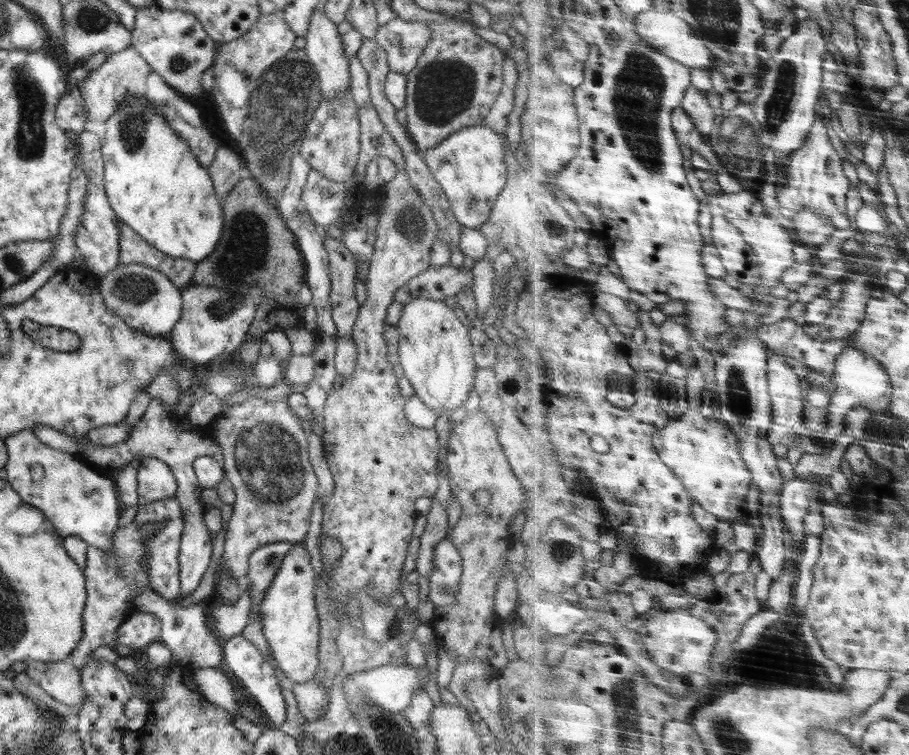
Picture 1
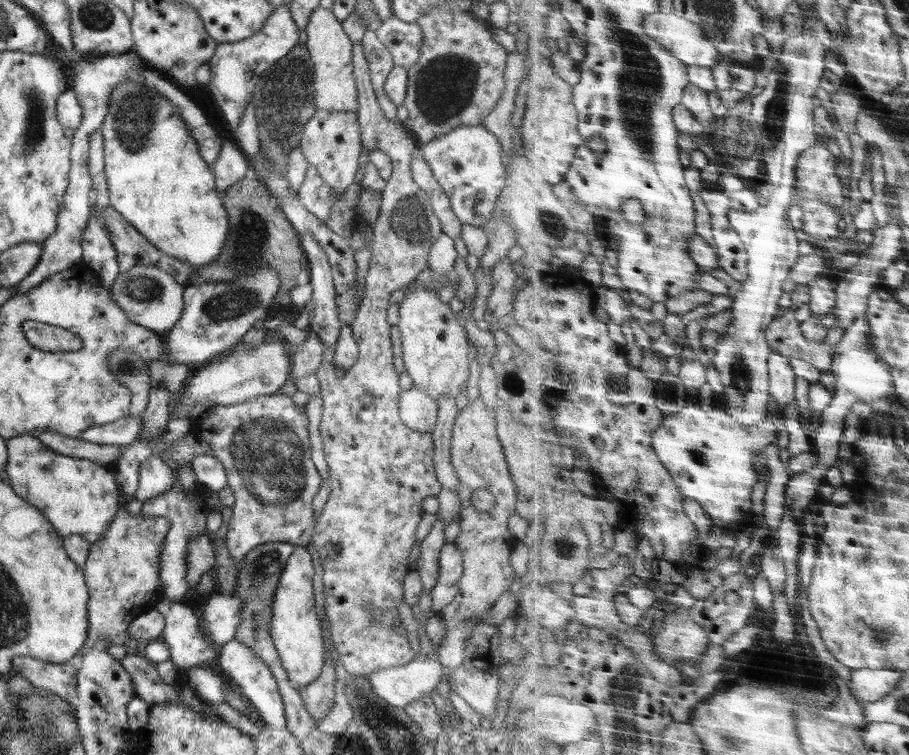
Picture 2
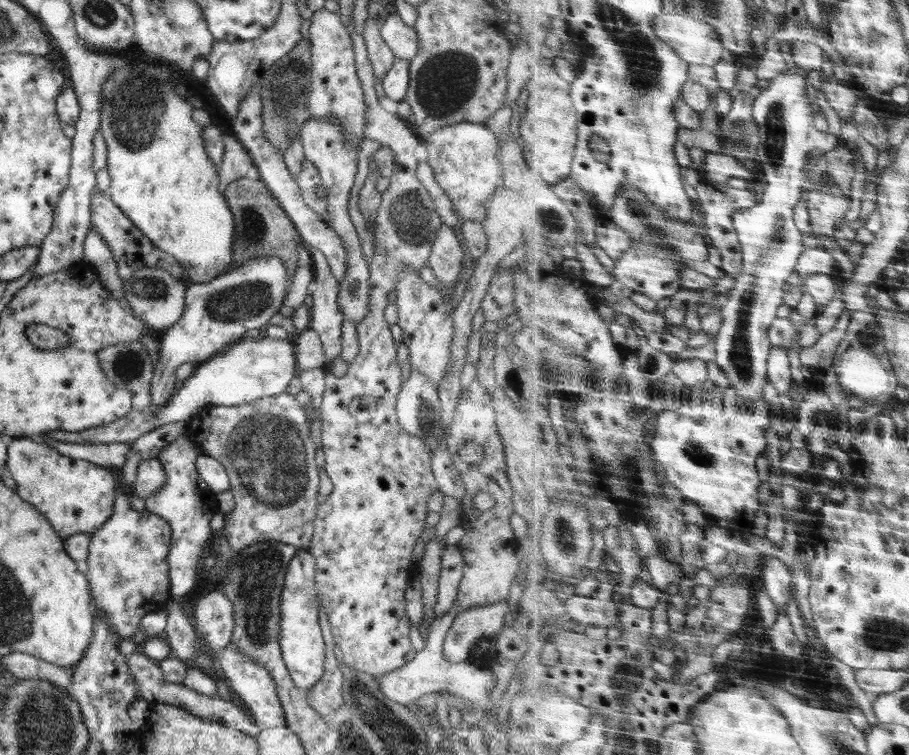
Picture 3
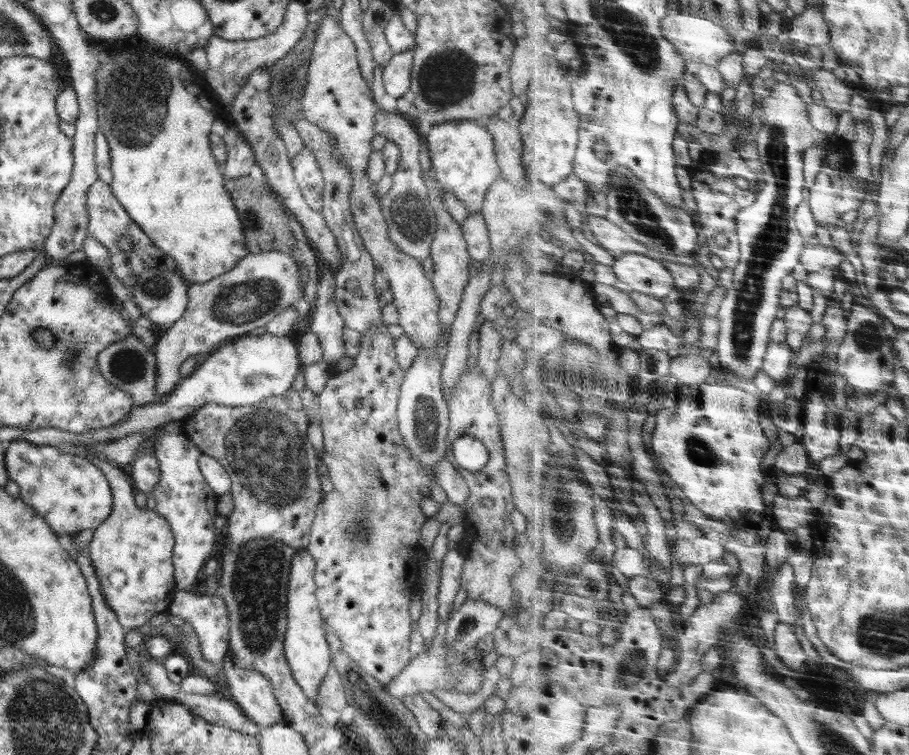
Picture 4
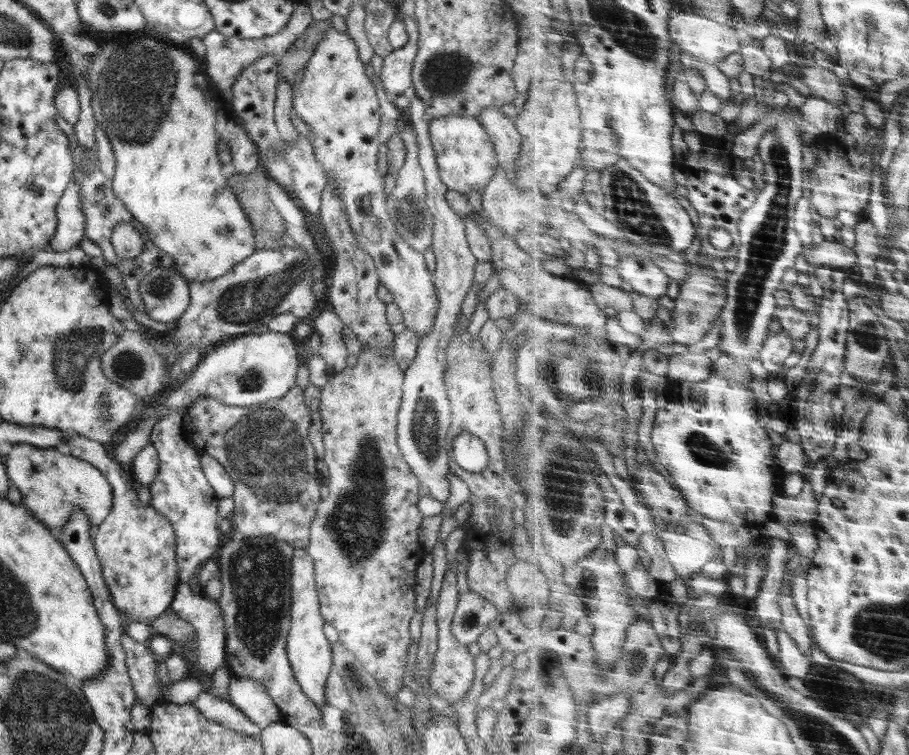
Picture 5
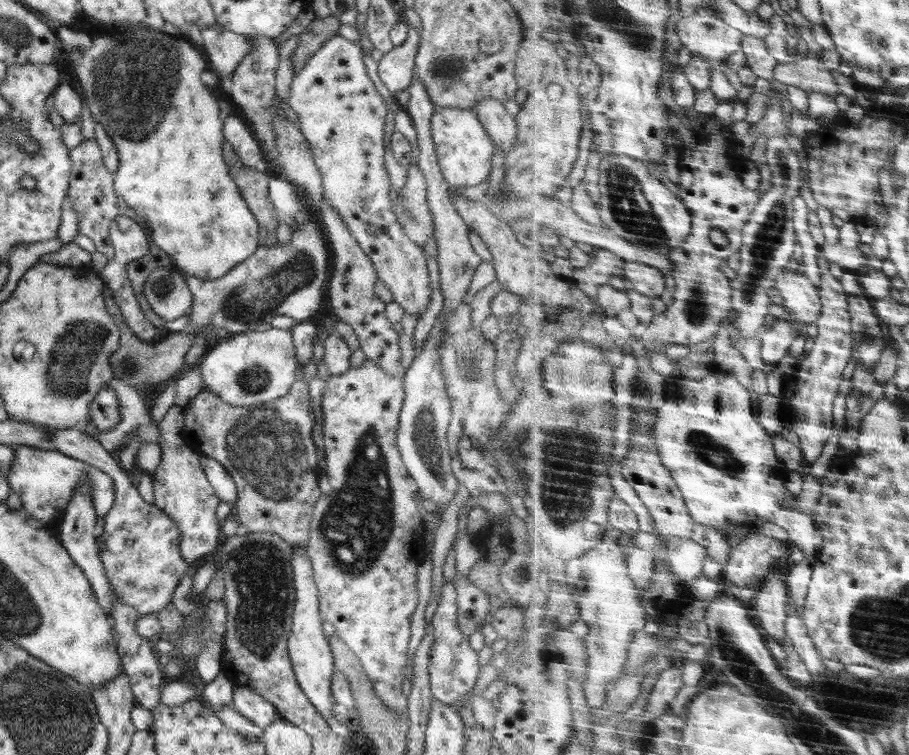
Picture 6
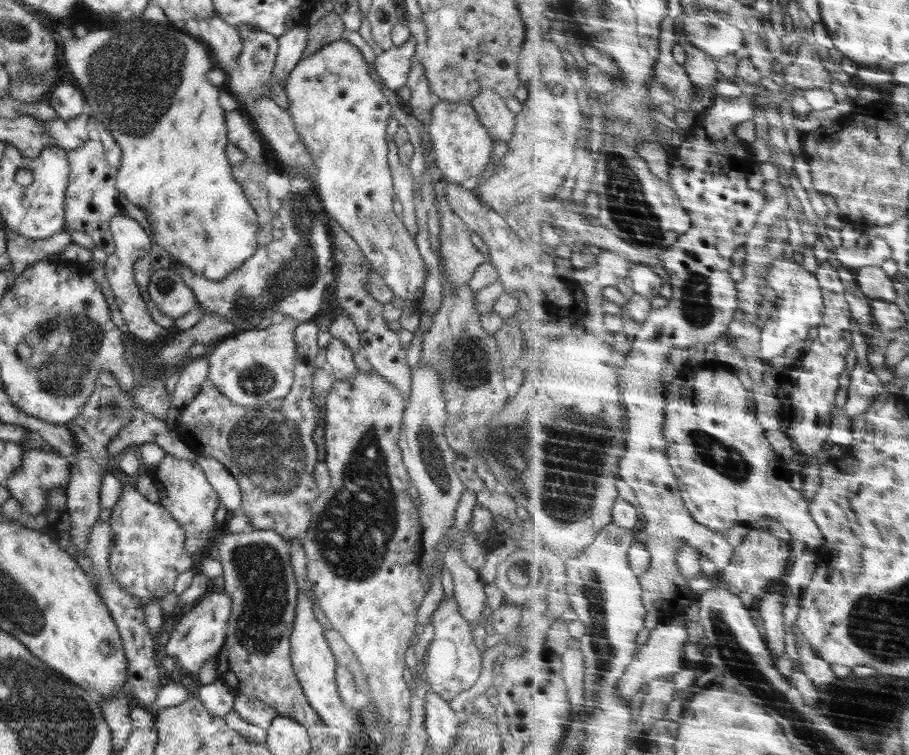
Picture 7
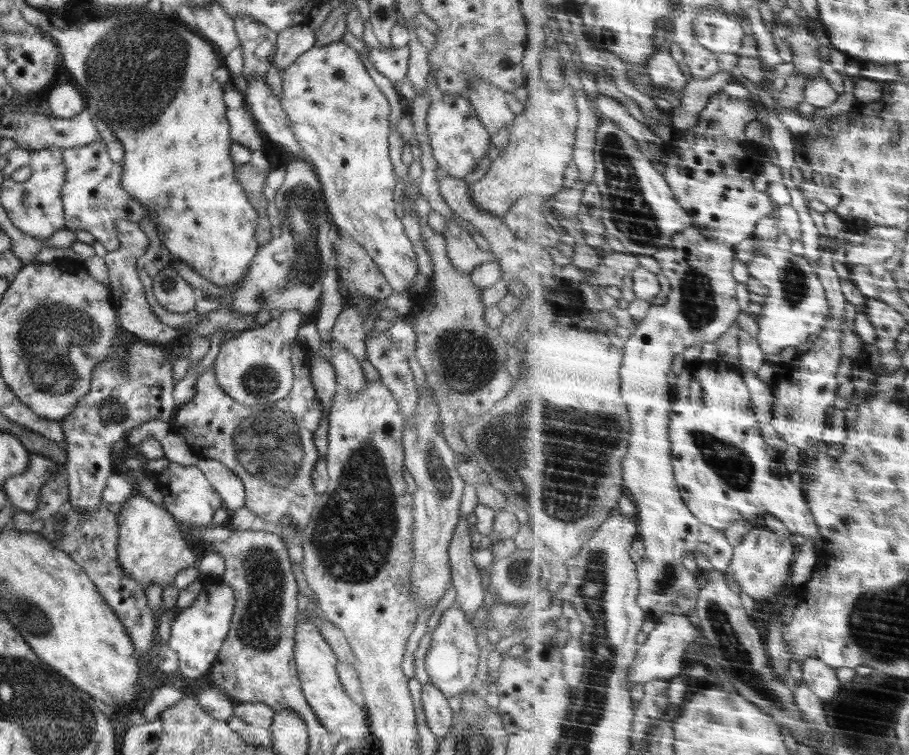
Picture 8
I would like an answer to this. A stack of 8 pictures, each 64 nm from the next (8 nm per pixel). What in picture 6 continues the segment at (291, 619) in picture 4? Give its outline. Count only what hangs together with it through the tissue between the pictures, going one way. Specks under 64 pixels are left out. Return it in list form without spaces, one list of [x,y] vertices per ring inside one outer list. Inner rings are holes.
[[[295,546],[292,549],[291,567],[295,587],[295,606],[291,636],[287,641],[287,650],[294,674],[302,692],[315,706],[315,710],[330,722],[334,714],[336,699],[332,695],[332,676],[335,670],[334,658],[328,643],[328,638],[322,631],[323,620],[319,616],[319,598],[313,579],[312,564],[305,547]]]

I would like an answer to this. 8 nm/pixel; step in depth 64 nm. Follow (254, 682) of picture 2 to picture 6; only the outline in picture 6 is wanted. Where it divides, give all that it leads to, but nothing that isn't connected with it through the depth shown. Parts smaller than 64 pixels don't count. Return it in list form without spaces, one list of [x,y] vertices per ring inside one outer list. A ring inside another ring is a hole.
[[[248,686],[234,687],[231,706],[233,710],[261,729],[266,729],[272,722],[281,719],[272,704]]]

